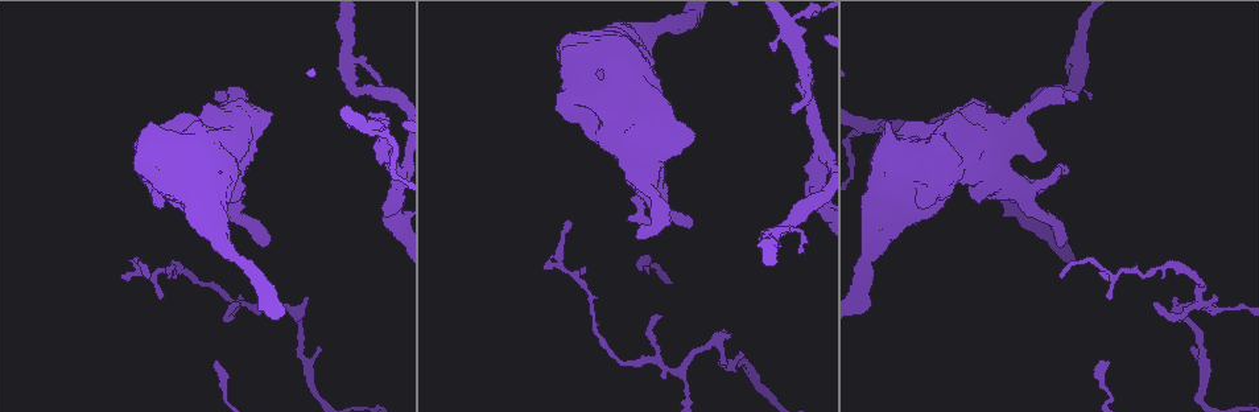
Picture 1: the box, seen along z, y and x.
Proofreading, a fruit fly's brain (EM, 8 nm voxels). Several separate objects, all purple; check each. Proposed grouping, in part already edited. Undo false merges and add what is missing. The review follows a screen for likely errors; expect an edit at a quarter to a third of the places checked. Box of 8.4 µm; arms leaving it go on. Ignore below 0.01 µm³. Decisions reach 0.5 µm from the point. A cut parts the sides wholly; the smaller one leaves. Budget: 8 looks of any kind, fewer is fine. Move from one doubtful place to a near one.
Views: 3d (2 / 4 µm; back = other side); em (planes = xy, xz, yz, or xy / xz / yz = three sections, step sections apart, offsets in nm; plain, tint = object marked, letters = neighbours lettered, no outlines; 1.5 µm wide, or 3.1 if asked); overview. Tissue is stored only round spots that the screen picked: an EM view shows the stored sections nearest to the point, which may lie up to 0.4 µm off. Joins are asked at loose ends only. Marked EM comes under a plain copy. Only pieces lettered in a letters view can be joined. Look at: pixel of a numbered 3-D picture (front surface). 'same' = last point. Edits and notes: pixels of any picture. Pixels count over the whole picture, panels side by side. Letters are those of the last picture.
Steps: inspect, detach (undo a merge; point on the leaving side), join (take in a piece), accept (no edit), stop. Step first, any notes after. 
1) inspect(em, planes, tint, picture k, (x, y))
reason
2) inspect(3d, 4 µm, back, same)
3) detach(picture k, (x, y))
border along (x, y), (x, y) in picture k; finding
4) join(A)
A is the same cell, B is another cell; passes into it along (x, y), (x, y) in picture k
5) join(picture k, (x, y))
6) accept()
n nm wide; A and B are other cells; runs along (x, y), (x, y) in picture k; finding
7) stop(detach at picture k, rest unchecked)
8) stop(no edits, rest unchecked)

inspect(3d, 2 µm, picture 1, (218, 100))
branch stops here

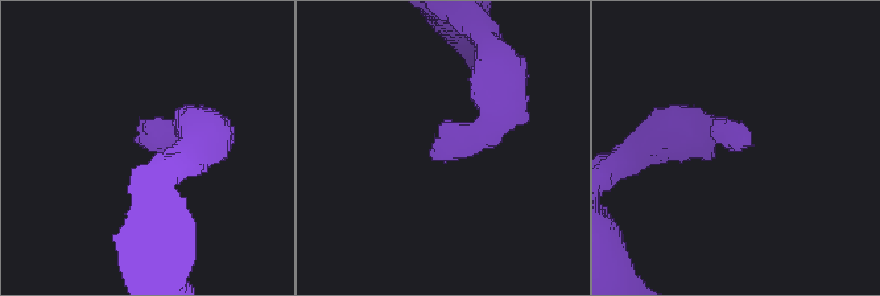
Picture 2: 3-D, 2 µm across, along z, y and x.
inspect(em, xy, step 8, tint, picture 2, (750, 144))
need the tissue

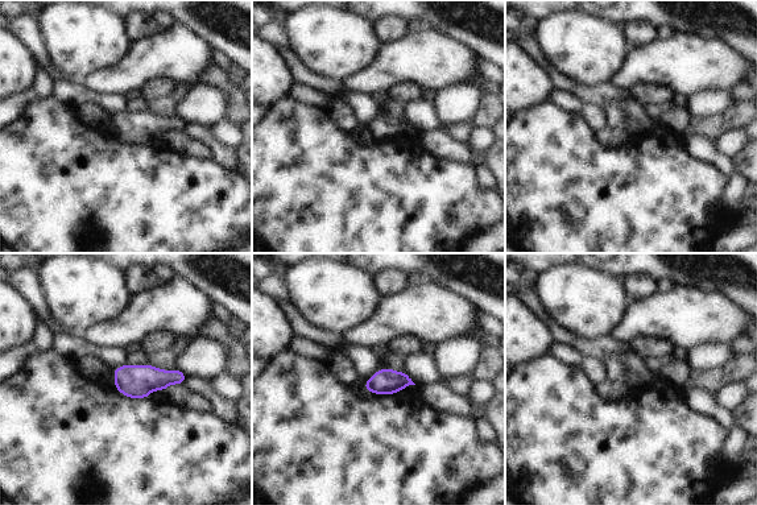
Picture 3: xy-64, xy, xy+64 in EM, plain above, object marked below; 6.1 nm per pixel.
inspect(em, planes, letters, same)

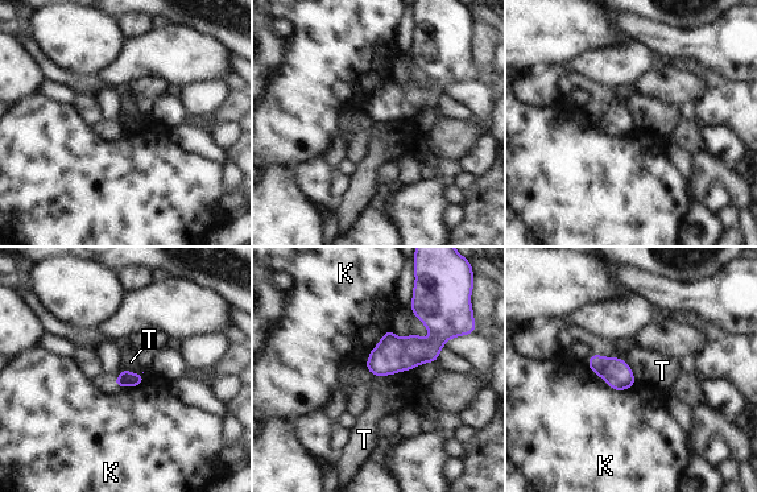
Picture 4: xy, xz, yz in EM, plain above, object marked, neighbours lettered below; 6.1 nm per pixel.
accept()
K and T are other cells; none of them fits

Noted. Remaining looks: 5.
inspect(em, planes, tint, picture 1, (1186, 303))
narrows sharply

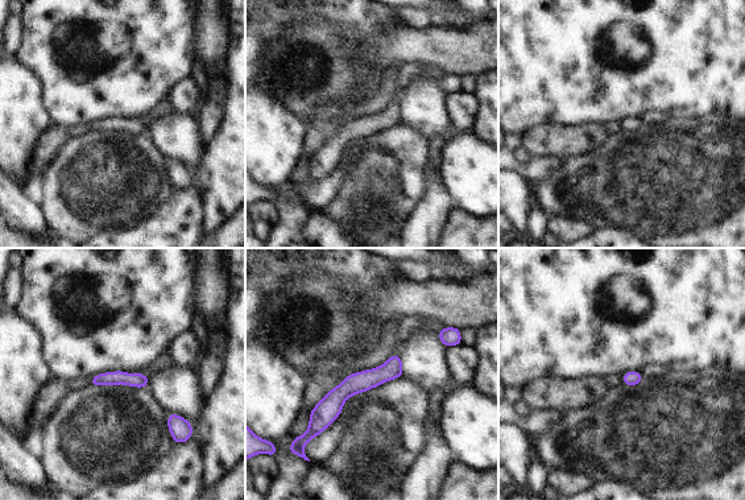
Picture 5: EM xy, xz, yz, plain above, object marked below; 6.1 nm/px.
inspect(em, planes, letters, same)

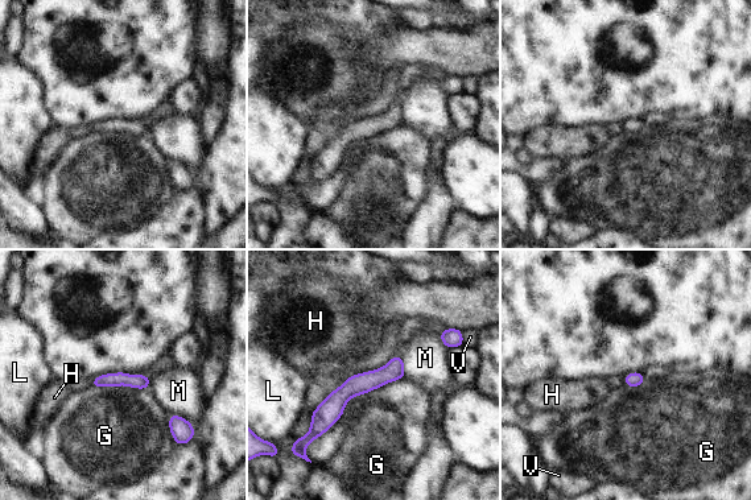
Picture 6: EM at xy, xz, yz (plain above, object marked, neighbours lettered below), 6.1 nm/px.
accept()
90 nm wide; G, H, L, M and V are other cells; runs along (400, 363), (353, 385), (313, 426) in picture 6; all the same neuron

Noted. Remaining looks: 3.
inspect(em, xz, step 8, letters, picture 1, (369, 115))
branch stops here

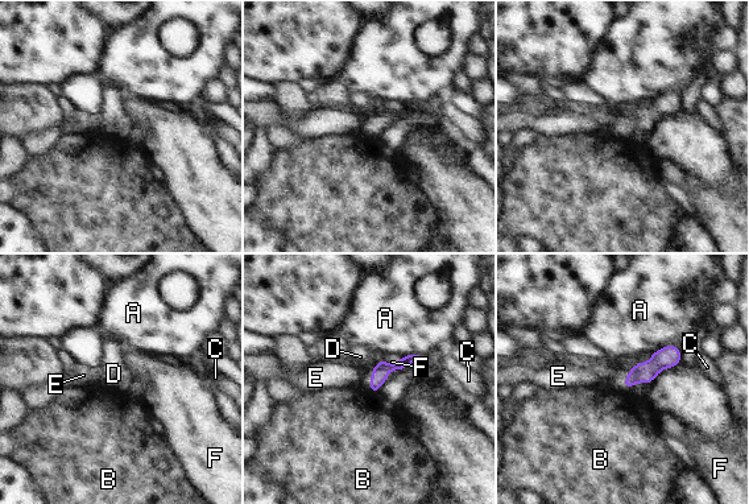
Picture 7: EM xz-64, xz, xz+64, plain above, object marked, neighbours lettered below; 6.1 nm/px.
accept()
A, B, C, D, E and F are other cells; border along (380, 360), (375, 366), (368, 384) in picture 7; none of them fits

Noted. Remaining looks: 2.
stop(no edits, rest unchecked)

